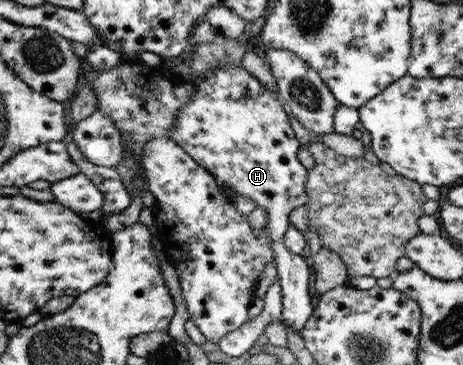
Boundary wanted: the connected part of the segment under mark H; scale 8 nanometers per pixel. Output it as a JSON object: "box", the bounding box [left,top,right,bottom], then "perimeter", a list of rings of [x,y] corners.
{"box":[170,66,315,335],"perimeter":[[[210,66],[207,69],[207,72],[203,74],[203,76],[199,76],[199,78],[194,79],[192,82],[193,86],[193,94],[192,97],[178,110],[178,113],[175,115],[175,120],[171,125],[172,132],[170,132],[170,139],[172,139],[178,146],[181,146],[191,157],[194,162],[198,162],[200,166],[203,166],[209,174],[212,174],[215,179],[221,179],[224,183],[227,184],[227,188],[234,191],[239,196],[244,198],[252,198],[254,202],[256,202],[256,207],[262,206],[262,208],[266,208],[266,212],[268,212],[268,222],[265,224],[266,228],[268,228],[268,232],[270,232],[270,240],[272,240],[272,252],[274,252],[274,263],[277,268],[277,275],[280,280],[281,295],[282,295],[282,314],[280,314],[280,321],[285,327],[292,329],[292,331],[298,331],[301,335],[301,329],[304,327],[310,315],[312,315],[312,311],[315,309],[312,306],[312,298],[310,297],[310,268],[305,259],[305,255],[292,253],[292,251],[288,250],[288,247],[284,245],[284,234],[286,234],[286,230],[290,228],[290,212],[293,212],[298,206],[305,206],[306,202],[308,202],[308,196],[306,195],[306,182],[308,177],[308,169],[306,169],[301,163],[300,160],[296,157],[296,153],[301,148],[300,142],[294,135],[294,130],[290,124],[290,118],[288,118],[288,109],[282,102],[280,96],[272,92],[272,90],[268,90],[258,78],[254,78],[252,74],[249,74],[244,68],[241,66]]]}

